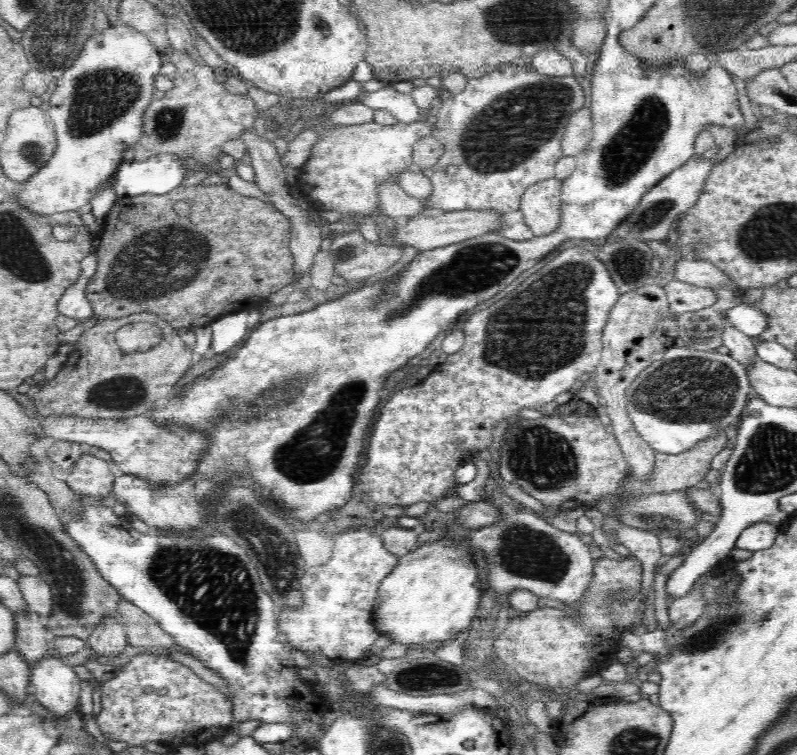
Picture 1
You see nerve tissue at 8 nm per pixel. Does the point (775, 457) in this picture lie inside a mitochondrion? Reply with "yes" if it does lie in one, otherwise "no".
yes

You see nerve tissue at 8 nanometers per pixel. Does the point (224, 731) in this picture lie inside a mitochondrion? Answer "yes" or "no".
no

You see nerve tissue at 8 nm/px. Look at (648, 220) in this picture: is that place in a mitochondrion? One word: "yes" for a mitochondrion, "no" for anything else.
yes

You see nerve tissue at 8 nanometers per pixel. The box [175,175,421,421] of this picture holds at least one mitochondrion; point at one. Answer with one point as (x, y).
(345, 252)

